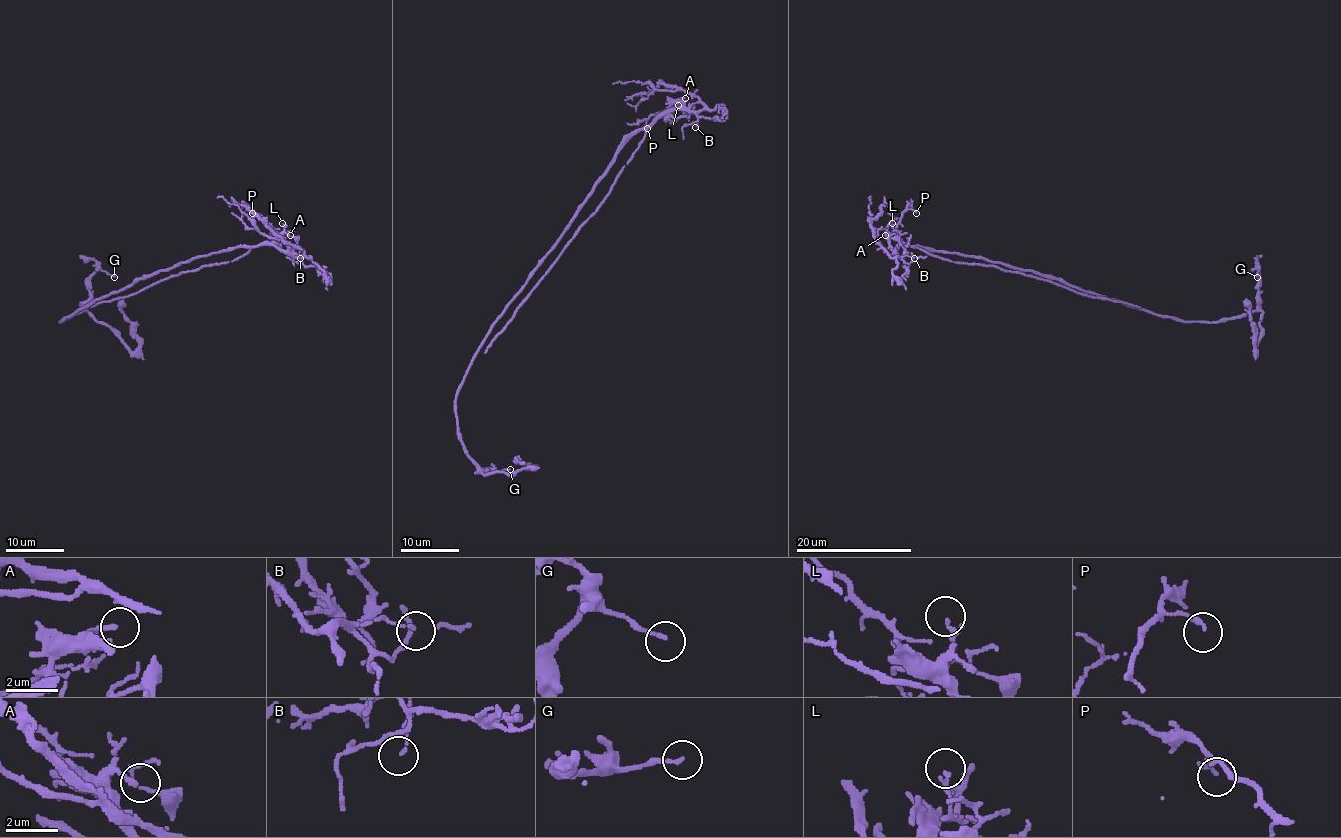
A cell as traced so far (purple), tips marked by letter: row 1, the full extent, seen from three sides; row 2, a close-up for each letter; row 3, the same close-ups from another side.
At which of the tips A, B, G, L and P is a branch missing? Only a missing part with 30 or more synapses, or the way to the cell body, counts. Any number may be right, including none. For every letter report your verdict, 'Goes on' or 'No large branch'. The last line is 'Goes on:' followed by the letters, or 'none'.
A: No large branch
B: No large branch
G: Goes on
L: No large branch
P: No large branch
Goes on: G

